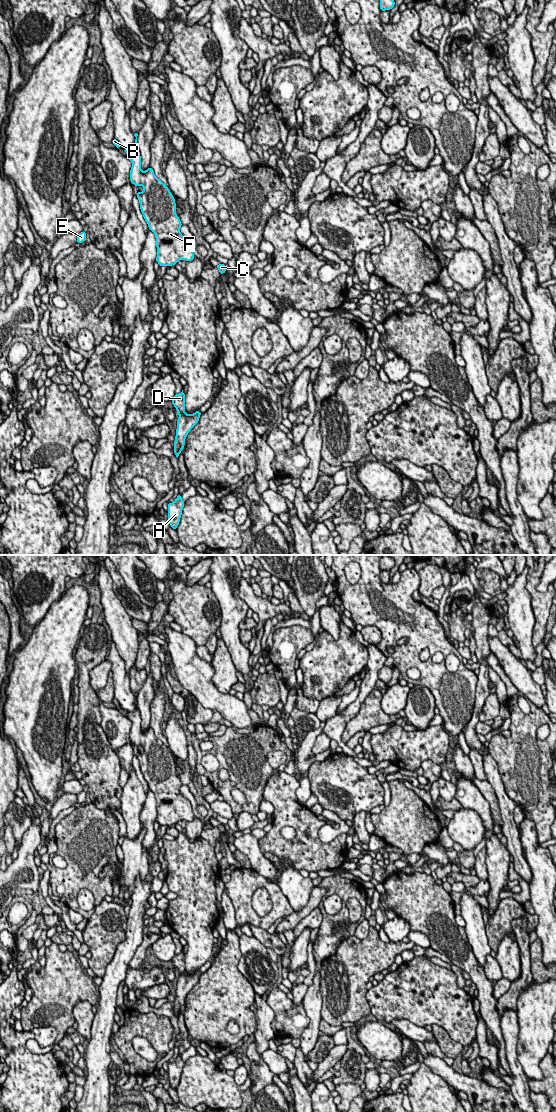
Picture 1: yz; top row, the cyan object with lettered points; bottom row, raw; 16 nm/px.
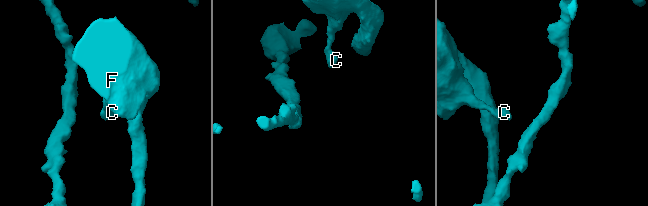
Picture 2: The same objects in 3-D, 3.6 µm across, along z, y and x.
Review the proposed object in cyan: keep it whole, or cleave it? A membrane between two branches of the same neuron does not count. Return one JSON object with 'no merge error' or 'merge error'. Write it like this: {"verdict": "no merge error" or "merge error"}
{"verdict": "no merge error"}

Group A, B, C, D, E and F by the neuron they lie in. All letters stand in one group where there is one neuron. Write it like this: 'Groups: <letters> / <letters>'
Groups: A B C D E F

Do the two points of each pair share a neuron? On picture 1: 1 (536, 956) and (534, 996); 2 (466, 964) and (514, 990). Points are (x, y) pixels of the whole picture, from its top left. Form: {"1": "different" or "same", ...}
{"1": "different", "2": "different"}

